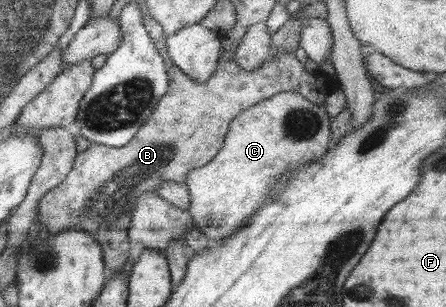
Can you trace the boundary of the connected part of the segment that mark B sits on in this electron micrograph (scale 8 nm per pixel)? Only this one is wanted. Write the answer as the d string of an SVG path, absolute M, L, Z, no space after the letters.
M222 51L218 57L217 69L205 83L193 81L175 65L168 69L168 78L169 85L165 95L157 102L154 112L145 120L127 145L118 148L89 144L85 151L76 152L73 168L67 178L57 187L47 191L40 200L38 221L41 230L55 236L55 234L61 234L67 226L73 226L91 234L101 246L108 275L120 271L125 261L132 258L131 241L128 240L127 230L139 196L145 192L156 192L157 187L163 182L186 184L189 171L204 167L221 149L230 123L237 115L282 91L300 93L311 103L324 107L325 98L339 88L339 82L333 76L319 70L307 71L291 52L281 52L281 54L276 52L274 57L262 62L257 69L245 71L237 65L233 53Z

